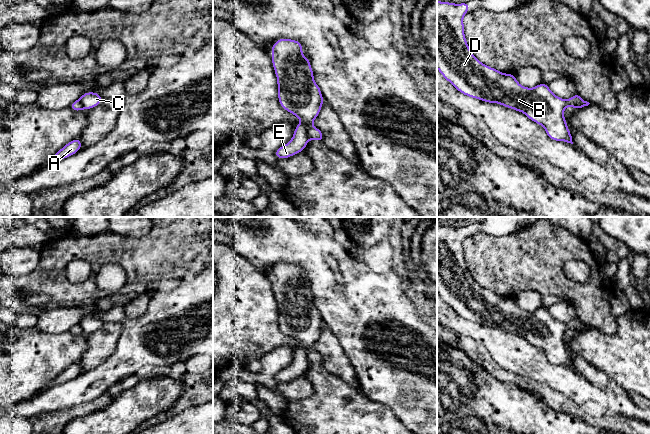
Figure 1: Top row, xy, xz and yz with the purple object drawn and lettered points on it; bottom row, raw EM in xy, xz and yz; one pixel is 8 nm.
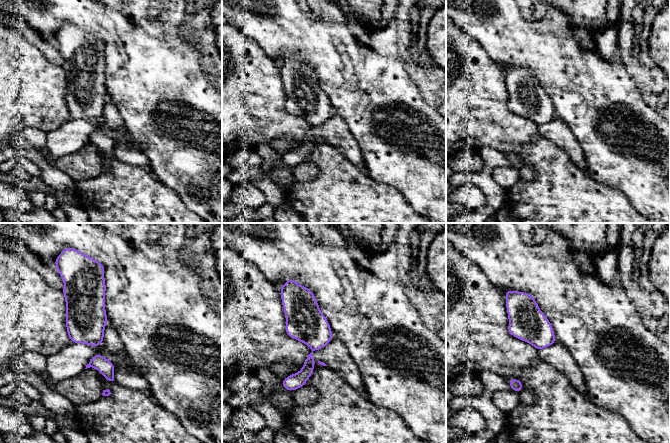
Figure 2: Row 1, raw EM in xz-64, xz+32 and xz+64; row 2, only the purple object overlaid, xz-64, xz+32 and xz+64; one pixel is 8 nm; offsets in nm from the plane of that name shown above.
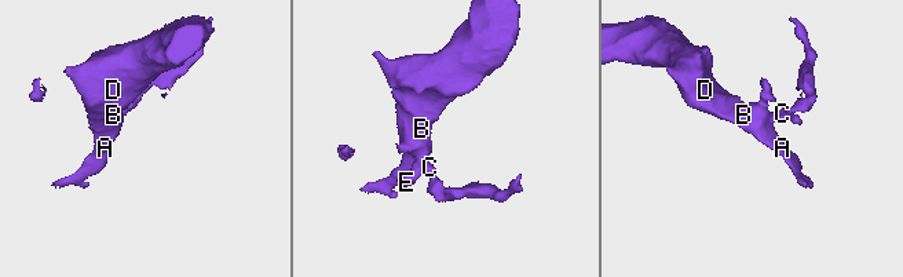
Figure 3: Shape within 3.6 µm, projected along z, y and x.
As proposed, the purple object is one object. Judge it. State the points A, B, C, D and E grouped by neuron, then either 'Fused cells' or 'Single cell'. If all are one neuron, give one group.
Groups: A B C D / E. Fused cells

